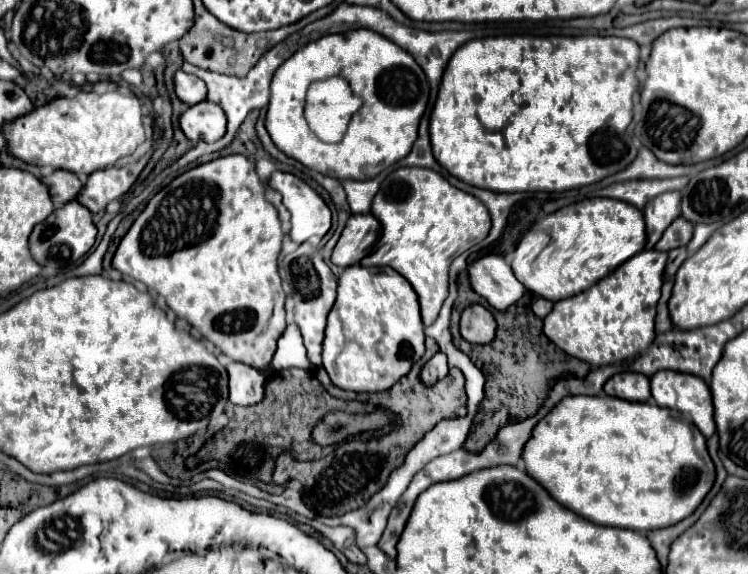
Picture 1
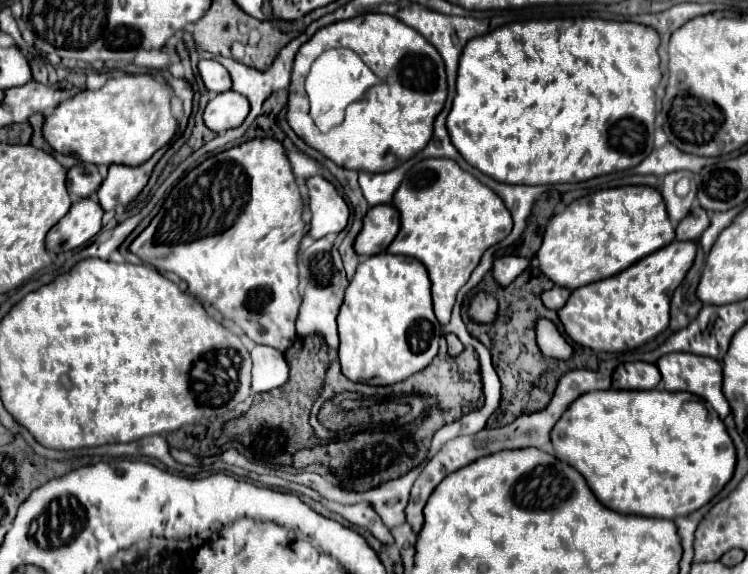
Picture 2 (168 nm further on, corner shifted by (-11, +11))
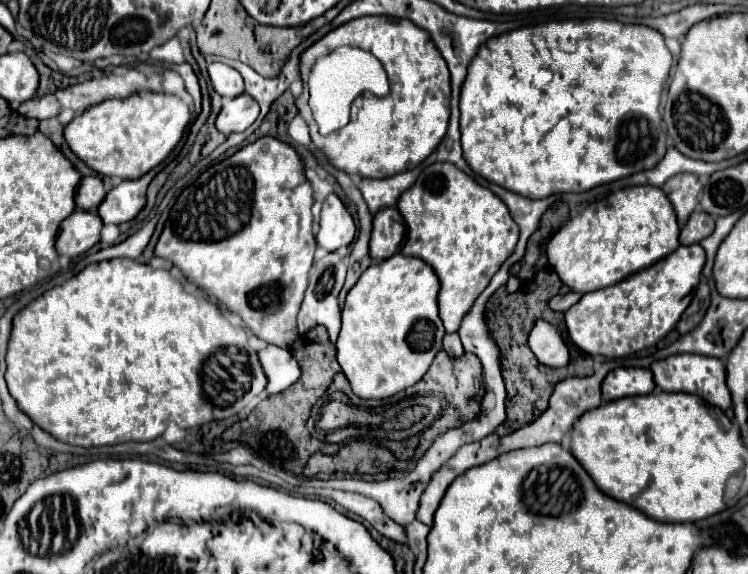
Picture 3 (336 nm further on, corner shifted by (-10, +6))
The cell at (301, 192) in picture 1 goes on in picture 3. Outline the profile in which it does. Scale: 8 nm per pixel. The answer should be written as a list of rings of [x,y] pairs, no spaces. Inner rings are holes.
[[[331,193],[323,201],[321,207],[321,219],[319,219],[319,233],[317,233],[317,245],[335,251],[339,247],[345,247],[353,241],[355,237],[355,221],[341,203],[341,199]]]

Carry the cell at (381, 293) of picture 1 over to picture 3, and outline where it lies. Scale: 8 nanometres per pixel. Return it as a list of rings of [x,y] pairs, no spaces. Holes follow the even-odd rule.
[[[401,253],[373,263],[363,271],[359,281],[351,287],[345,297],[341,313],[341,333],[337,343],[337,361],[341,371],[349,379],[353,393],[361,399],[385,399],[411,385],[415,385],[429,369],[435,353],[441,349],[441,339],[445,335],[443,323],[437,313],[437,291],[439,279],[433,269],[419,261],[417,257],[405,257]]]

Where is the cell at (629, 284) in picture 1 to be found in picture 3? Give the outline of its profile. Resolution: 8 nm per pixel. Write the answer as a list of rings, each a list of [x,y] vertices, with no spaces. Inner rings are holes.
[[[679,245],[665,259],[641,269],[621,283],[585,293],[579,303],[565,313],[571,341],[589,355],[603,355],[611,359],[633,355],[657,343],[677,325],[681,313],[691,303],[691,293],[699,283],[703,265],[705,251],[701,245]]]

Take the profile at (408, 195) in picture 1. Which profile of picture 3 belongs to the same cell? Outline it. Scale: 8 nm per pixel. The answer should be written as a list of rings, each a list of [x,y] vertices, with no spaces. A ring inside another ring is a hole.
[[[433,163],[425,167],[415,185],[399,197],[397,209],[407,223],[407,241],[401,253],[419,257],[433,267],[441,281],[437,297],[439,317],[445,331],[455,333],[475,297],[511,255],[519,239],[519,227],[497,195],[475,183],[451,163]]]

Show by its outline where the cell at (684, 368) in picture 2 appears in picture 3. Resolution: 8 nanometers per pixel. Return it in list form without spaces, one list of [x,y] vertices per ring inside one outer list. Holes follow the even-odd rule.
[[[671,355],[651,365],[653,379],[661,391],[683,391],[693,393],[705,399],[709,405],[727,411],[731,407],[731,393],[725,385],[725,365],[715,357],[699,357],[699,355]]]

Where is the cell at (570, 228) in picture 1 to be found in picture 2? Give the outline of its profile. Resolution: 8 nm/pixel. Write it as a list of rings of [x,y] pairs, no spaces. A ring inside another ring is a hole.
[[[622,186],[584,196],[564,212],[552,216],[544,242],[536,254],[540,270],[558,286],[576,290],[580,286],[616,276],[640,258],[664,248],[674,240],[664,198],[652,186]]]

